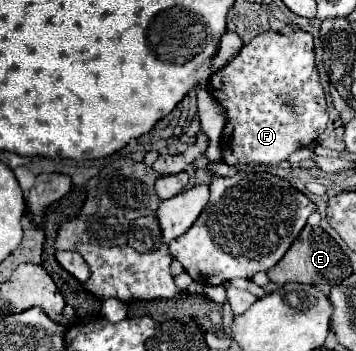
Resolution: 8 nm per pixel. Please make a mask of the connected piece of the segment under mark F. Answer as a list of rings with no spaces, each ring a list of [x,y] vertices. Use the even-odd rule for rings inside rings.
[[[267,30],[255,36],[241,52],[209,80],[209,92],[227,112],[221,150],[227,164],[279,164],[297,148],[323,134],[329,114],[315,68],[313,36],[305,30],[279,34]]]

